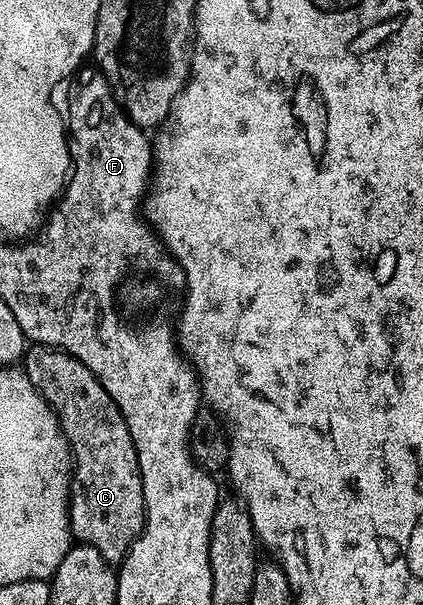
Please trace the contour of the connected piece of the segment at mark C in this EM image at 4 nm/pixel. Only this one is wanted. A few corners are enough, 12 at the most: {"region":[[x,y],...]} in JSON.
{"region":[[67,352],[21,363],[74,456],[71,534],[118,565],[147,520],[123,414]]}

